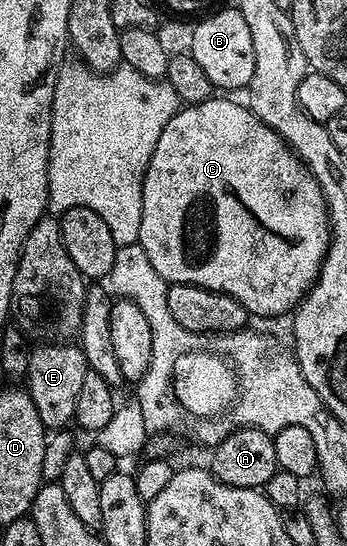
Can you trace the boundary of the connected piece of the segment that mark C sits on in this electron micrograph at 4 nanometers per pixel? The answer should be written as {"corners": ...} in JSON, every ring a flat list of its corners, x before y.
{"corners":[[211,97,201,103,181,106,179,111,166,121,166,129,162,129,162,137,158,137,158,145,154,145,154,157,150,157,150,165,146,169,146,177,142,185,142,229,140,230,139,245,146,251,150,264,158,275,171,285,185,283,201,287,207,291,217,291,223,295,234,297,249,313,256,315,284,315,295,308,304,298,309,287,316,281,316,274,328,251,330,238,330,224,328,222,328,208,324,205,324,198,319,185,308,168,301,163,299,157,289,149,282,137,270,129,243,102,235,103,232,97]]}

